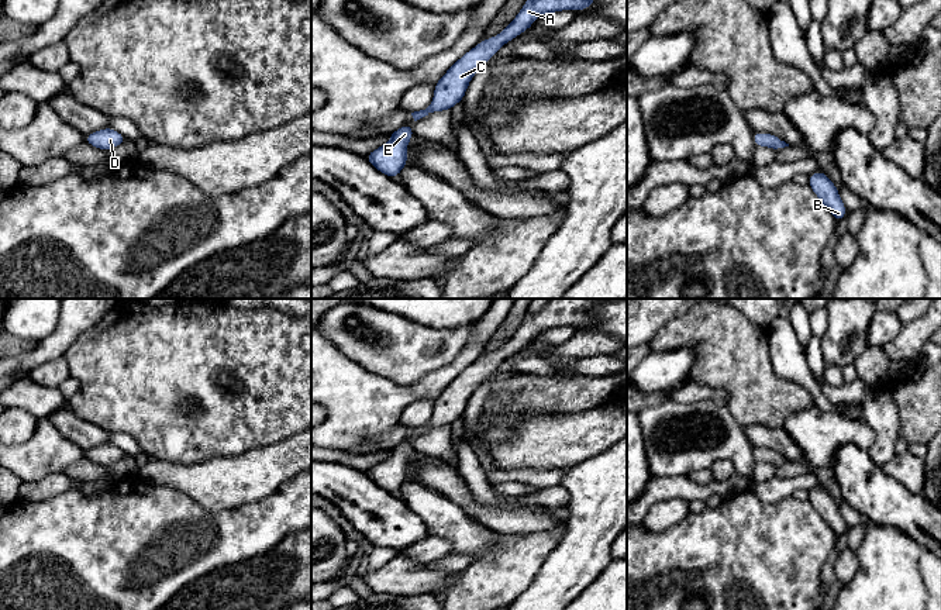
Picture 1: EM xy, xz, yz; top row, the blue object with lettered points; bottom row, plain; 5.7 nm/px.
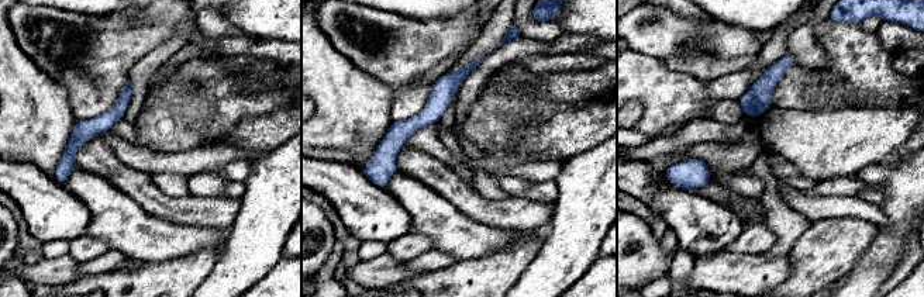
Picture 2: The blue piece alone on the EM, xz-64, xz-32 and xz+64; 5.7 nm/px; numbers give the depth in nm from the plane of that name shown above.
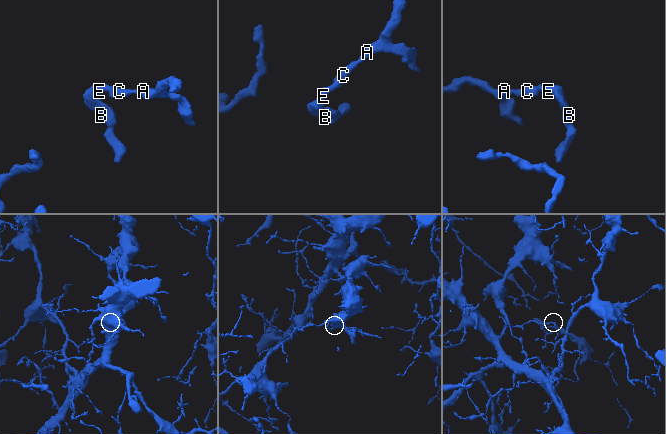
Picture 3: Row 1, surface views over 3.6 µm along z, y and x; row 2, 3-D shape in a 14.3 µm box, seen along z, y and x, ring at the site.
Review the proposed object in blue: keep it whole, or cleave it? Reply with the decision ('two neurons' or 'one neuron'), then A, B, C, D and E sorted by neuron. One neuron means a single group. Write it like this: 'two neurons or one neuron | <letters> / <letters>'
one neuron | A B C D E

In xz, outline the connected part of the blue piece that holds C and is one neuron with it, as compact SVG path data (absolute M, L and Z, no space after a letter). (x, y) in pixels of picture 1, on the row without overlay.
M549 299L538 311L525 316L516 334L496 352L480 356L461 372L435 399L431 420L411 428L414 437L435 428L451 425L462 417L475 389L490 376L496 368L521 348L527 347L538 331L562 325L585 325L594 321L593 309L599 299Z

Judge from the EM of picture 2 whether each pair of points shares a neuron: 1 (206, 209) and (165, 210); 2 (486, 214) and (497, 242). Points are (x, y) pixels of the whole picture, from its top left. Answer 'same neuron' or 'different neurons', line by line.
1: same neuron
2: different neurons

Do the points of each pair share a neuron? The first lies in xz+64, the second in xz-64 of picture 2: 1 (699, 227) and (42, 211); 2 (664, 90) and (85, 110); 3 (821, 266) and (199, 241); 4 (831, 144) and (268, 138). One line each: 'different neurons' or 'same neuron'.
1: same neuron
2: different neurons
3: different neurons
4: same neuron

